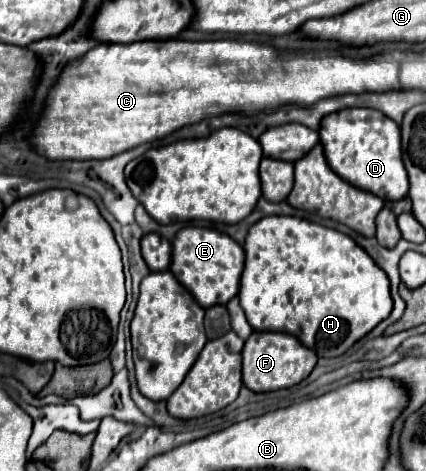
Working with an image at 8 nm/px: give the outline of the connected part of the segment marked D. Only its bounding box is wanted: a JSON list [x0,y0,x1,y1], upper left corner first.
[320,109,408,201]

